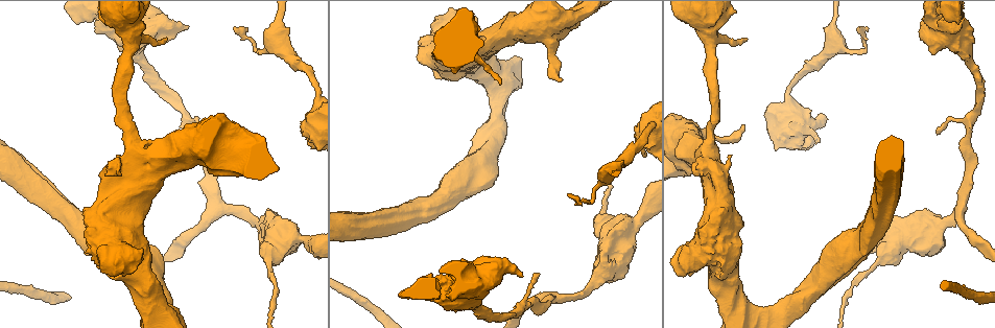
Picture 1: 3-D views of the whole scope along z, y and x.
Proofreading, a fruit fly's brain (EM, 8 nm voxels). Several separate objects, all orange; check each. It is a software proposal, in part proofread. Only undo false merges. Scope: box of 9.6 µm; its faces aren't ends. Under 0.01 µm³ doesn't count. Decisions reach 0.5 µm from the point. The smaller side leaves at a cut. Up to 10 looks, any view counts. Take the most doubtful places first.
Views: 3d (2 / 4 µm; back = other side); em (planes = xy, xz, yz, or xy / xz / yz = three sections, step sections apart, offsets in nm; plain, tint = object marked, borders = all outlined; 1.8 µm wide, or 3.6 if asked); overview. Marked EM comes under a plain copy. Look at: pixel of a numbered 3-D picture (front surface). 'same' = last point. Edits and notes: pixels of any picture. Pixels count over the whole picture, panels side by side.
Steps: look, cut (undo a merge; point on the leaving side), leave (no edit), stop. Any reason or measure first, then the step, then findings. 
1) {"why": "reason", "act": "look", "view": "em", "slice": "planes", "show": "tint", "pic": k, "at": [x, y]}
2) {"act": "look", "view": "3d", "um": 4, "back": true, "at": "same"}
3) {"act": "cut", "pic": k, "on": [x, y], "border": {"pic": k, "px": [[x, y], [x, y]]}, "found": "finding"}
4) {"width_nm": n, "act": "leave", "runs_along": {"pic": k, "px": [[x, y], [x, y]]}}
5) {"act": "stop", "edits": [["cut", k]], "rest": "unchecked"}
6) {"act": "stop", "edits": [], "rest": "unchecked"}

{"why": "sudden change in width", "act": "look", "view": "em", "um": 3.6, "slice": "yz", "step": 4, "show": "tint", "pic": 1, "at": [222, 131]}

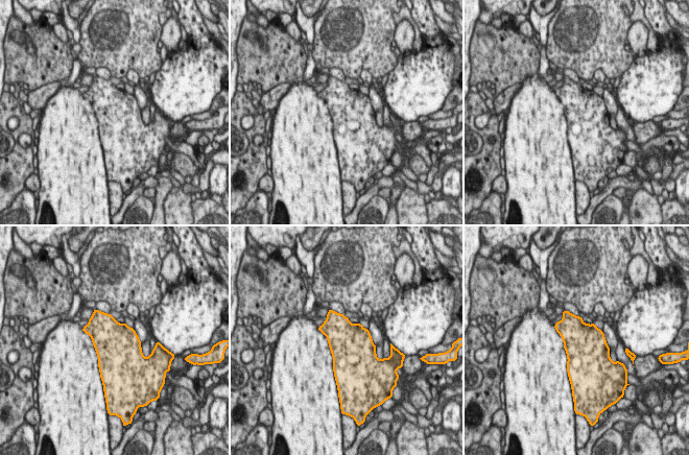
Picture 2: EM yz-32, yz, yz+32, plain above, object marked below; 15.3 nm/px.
{"width_nm": 650, "act": "leave", "found": "all the same neuron"}

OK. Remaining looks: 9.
{"act": "look", "view": "3d", "um": 4, "pic": 1, "at": [621, 231]}

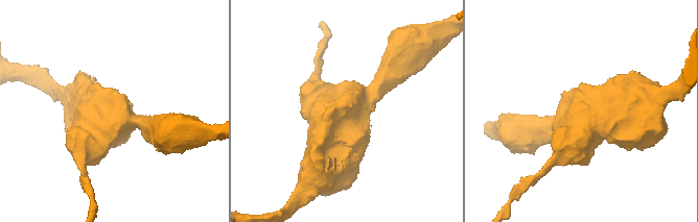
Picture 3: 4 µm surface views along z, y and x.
{"act": "look", "view": "em", "um": 3.6, "slice": "planes", "show": "tint", "pic": 3, "at": [349, 107]}

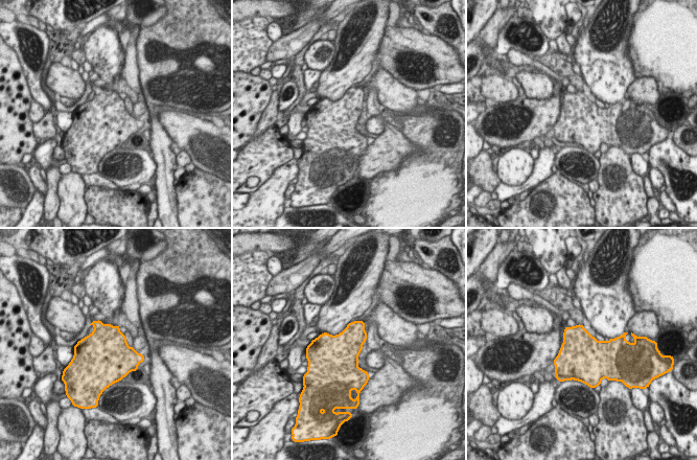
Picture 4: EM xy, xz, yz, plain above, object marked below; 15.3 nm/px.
{"act": "leave", "found": "continuous, no second neuron"}

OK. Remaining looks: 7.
{"why": "arms part here", "act": "look", "view": "3d", "um": 4, "pic": 1, "at": [188, 118]}

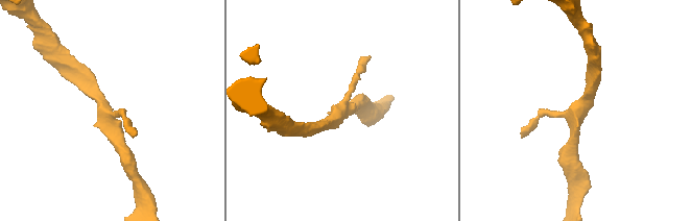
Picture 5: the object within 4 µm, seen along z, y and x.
{"why": "need the tissue", "act": "look", "view": "em", "slice": "planes", "show": "tint", "pic": 5, "at": [340, 109]}

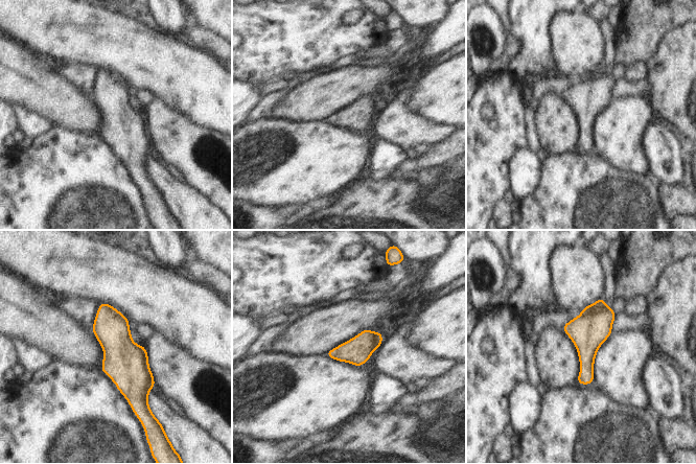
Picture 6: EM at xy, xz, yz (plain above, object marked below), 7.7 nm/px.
{"act": "leave", "found": "all the same neuron"}

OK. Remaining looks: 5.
{"why": "calibre changes", "act": "look", "view": "em", "slice": "yz", "step": 4, "show": "tint", "pic": 1, "at": [278, 46]}

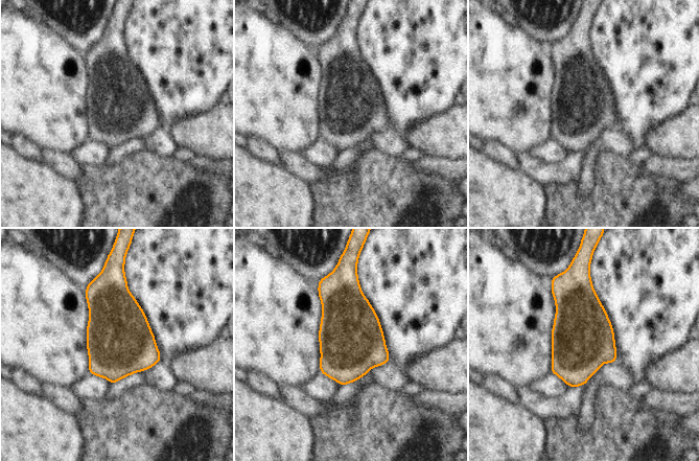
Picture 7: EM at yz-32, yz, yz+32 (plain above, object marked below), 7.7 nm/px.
{"why": "another direction", "act": "look", "view": "em", "slice": "planes", "show": "tint", "at": "same"}

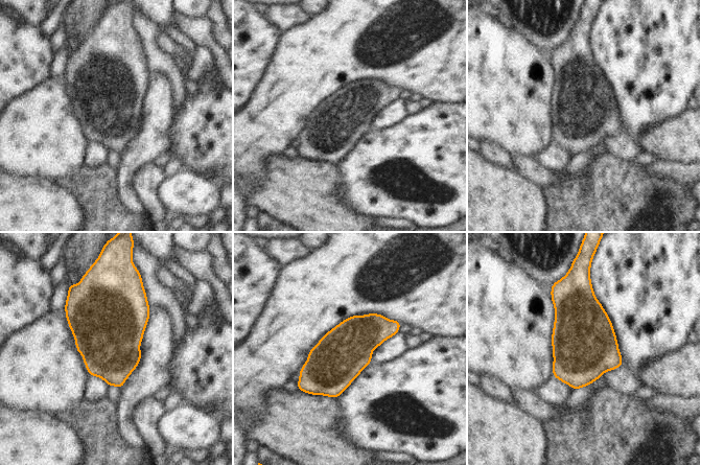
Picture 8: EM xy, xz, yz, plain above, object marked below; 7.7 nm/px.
{"width_nm": 400, "act": "leave", "found": "one neuron here"}

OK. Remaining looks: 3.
{"act": "stop", "edits": [], "rest": "unchecked"}

